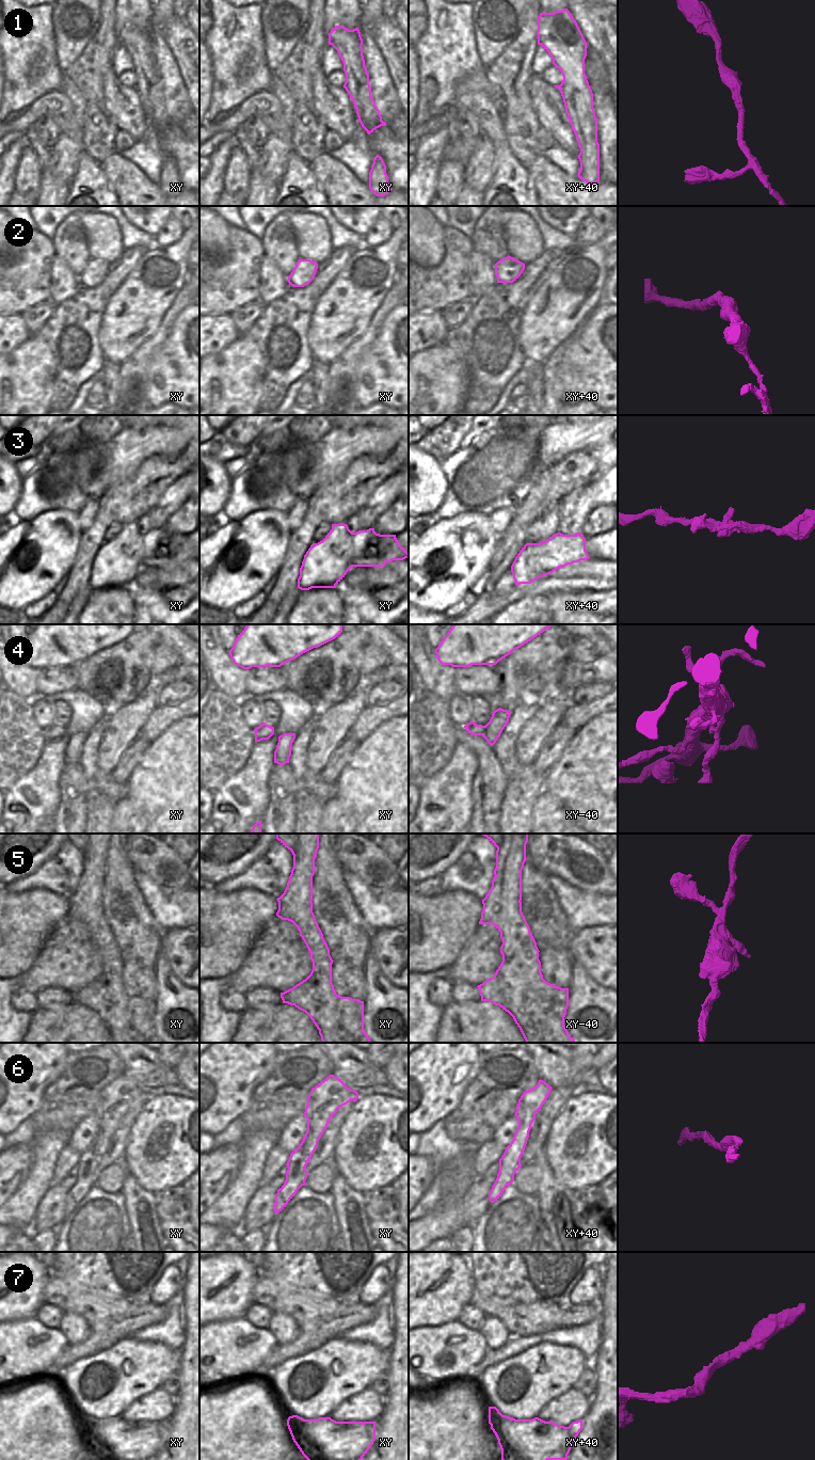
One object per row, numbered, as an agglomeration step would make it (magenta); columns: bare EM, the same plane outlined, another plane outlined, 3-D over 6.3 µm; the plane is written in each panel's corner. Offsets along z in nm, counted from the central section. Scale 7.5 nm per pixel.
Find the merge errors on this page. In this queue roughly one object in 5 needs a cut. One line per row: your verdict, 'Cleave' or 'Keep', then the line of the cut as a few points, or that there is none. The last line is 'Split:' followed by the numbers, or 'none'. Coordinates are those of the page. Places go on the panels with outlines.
1: Keep. No split
2: Keep. No split
3: Keep. No split
4: Keep. No split
5: Cleave. Split along xy-40 (494, 876), (495, 888), (491, 898), (495, 902), (498, 913)
6: Keep. No split
7: Keep. No split
Split: 5.

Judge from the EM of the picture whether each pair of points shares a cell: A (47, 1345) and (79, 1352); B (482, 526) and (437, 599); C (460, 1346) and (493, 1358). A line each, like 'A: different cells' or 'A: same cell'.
A: different cells
B: same cell
C: different cells

